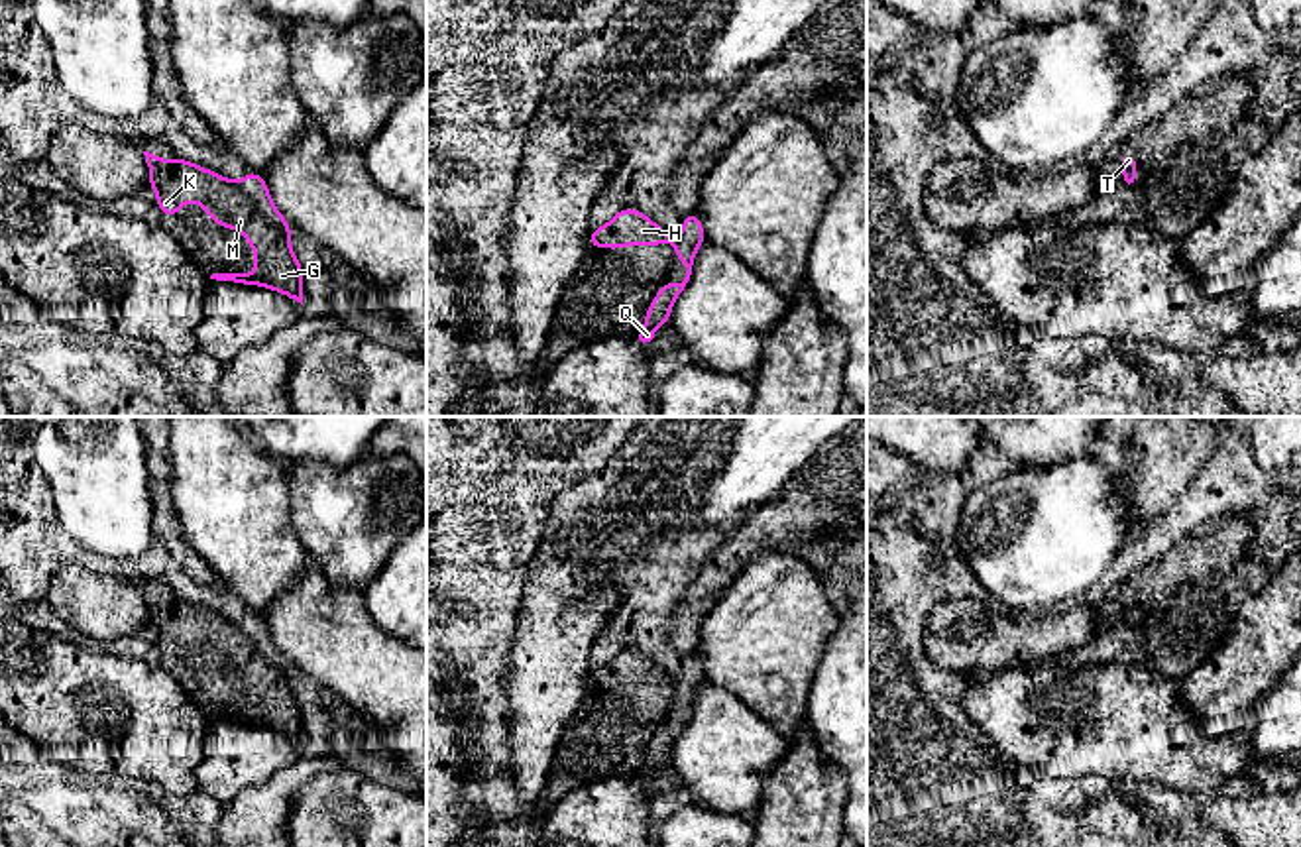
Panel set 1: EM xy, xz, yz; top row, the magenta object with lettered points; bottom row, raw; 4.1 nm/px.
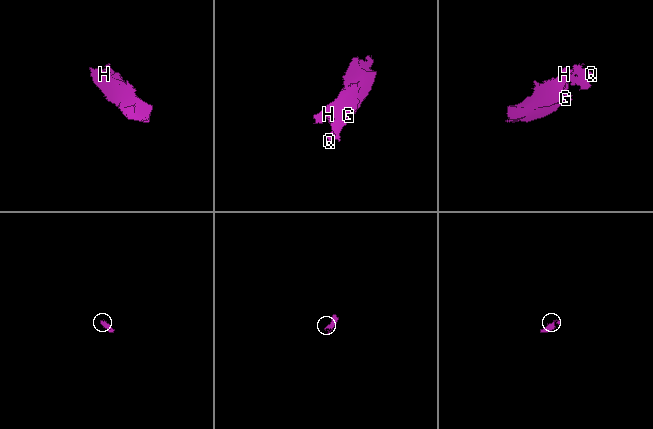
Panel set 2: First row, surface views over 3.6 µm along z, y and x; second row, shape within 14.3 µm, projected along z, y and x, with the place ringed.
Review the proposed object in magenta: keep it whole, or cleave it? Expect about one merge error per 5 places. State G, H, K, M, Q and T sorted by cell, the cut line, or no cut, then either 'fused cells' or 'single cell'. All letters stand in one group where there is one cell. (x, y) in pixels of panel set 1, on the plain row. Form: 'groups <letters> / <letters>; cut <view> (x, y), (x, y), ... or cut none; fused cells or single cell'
groups G H K M Q T; cut none; single cell

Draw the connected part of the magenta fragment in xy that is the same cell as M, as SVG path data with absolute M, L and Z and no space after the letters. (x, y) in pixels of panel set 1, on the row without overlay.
M143 592L143 595L149 607L149 629L157 635L157 650L163 656L175 658L183 647L200 641L202 650L214 664L228 670L236 668L250 680L257 709L250 713L212 713L210 719L273 729L303 745L305 706L299 704L289 684L293 666L277 650L263 615L250 609L244 619L236 623L189 599L159 599L149 592Z

